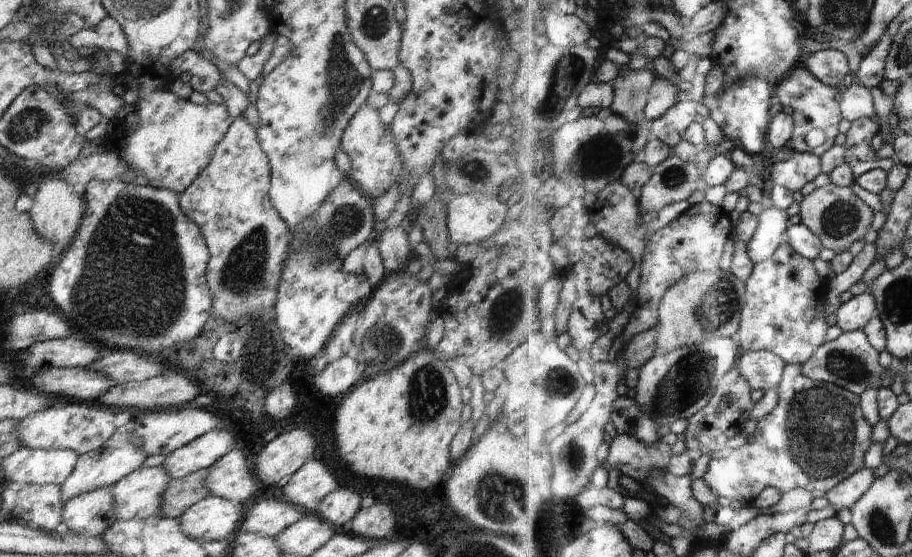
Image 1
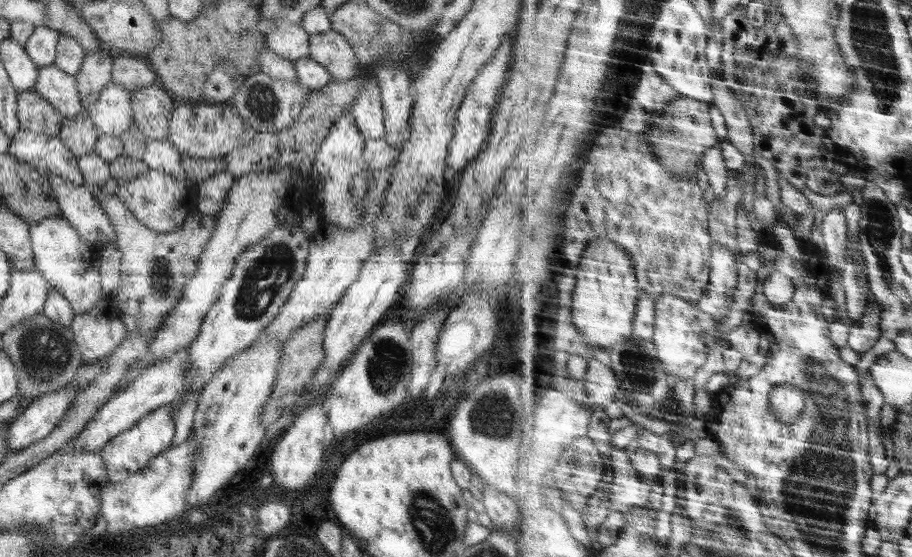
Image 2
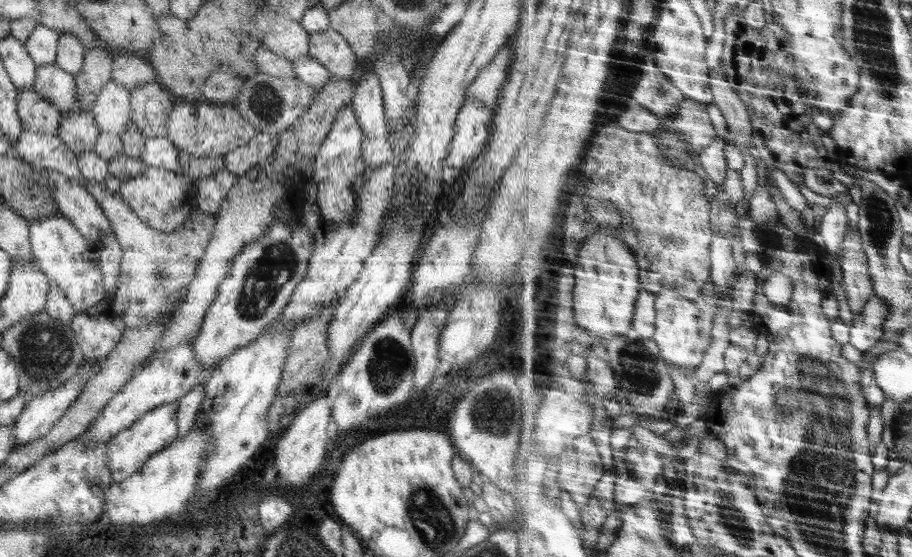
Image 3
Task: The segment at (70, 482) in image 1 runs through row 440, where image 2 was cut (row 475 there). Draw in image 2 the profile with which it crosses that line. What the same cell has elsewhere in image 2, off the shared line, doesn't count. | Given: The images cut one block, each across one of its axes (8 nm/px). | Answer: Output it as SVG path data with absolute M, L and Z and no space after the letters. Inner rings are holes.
M171 405L160 406L145 414L128 430L122 431L118 436L109 440L101 450L108 480L110 482L122 482L138 472L139 469L148 466L148 463L160 453L166 452L172 444L175 421Z

